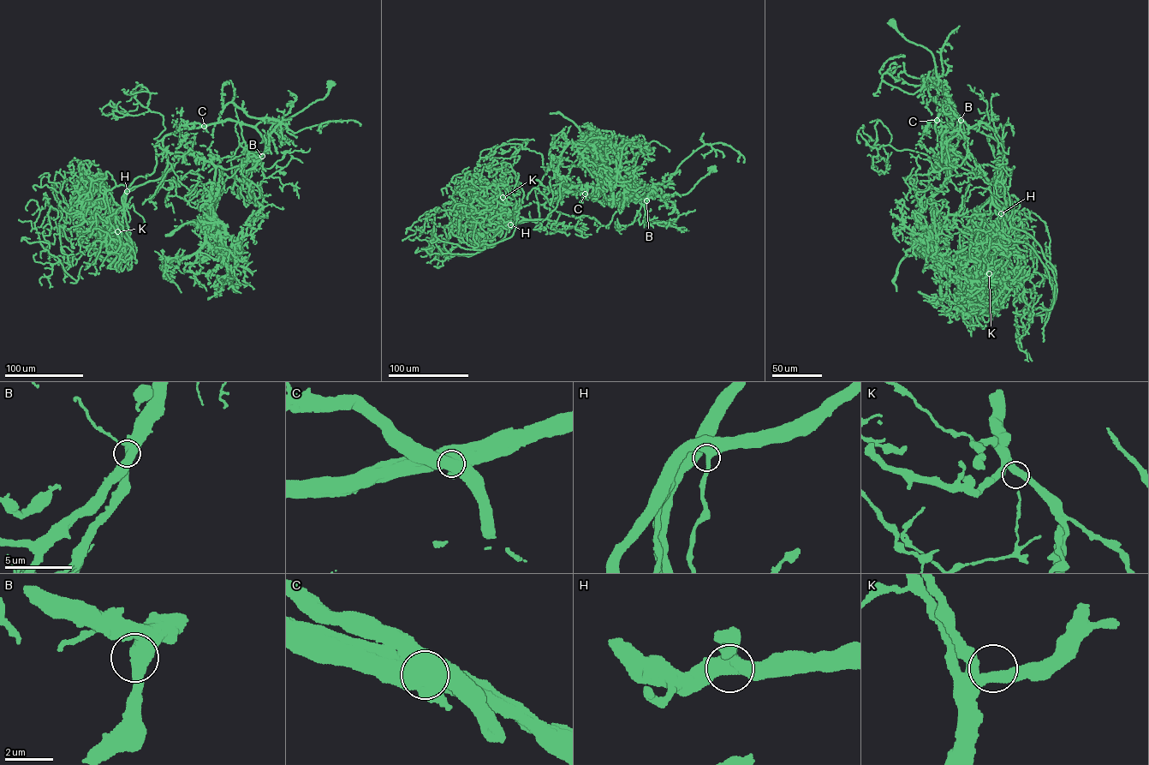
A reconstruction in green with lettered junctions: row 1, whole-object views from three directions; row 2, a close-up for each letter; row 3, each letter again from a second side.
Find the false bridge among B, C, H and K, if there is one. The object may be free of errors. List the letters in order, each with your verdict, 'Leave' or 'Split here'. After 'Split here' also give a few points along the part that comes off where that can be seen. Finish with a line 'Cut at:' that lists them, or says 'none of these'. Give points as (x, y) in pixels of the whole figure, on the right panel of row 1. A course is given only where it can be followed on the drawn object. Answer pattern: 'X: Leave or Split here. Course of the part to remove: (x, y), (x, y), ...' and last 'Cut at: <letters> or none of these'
B: Leave
C: Split here. Course of the part to remove: (937, 120), (955, 163), (991, 182), (1054, 275), (1049, 311), (1013, 312), (1017, 342), (1027, 318)
H: Leave
K: Leave
Cut at: C

